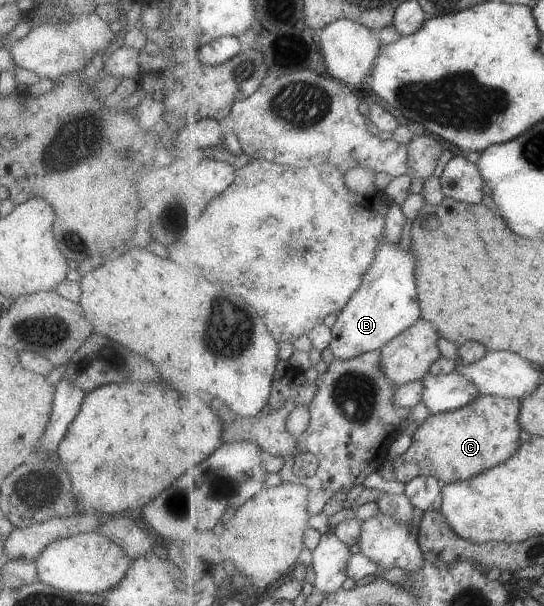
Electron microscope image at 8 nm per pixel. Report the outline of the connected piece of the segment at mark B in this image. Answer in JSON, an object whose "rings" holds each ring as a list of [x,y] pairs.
{"rings":[[[385,240],[361,289],[354,294],[345,310],[338,314],[338,320],[331,328],[333,340],[329,348],[335,359],[349,360],[366,352],[381,350],[421,318],[414,264],[416,256],[412,248],[404,251],[398,243],[389,244]]]}

